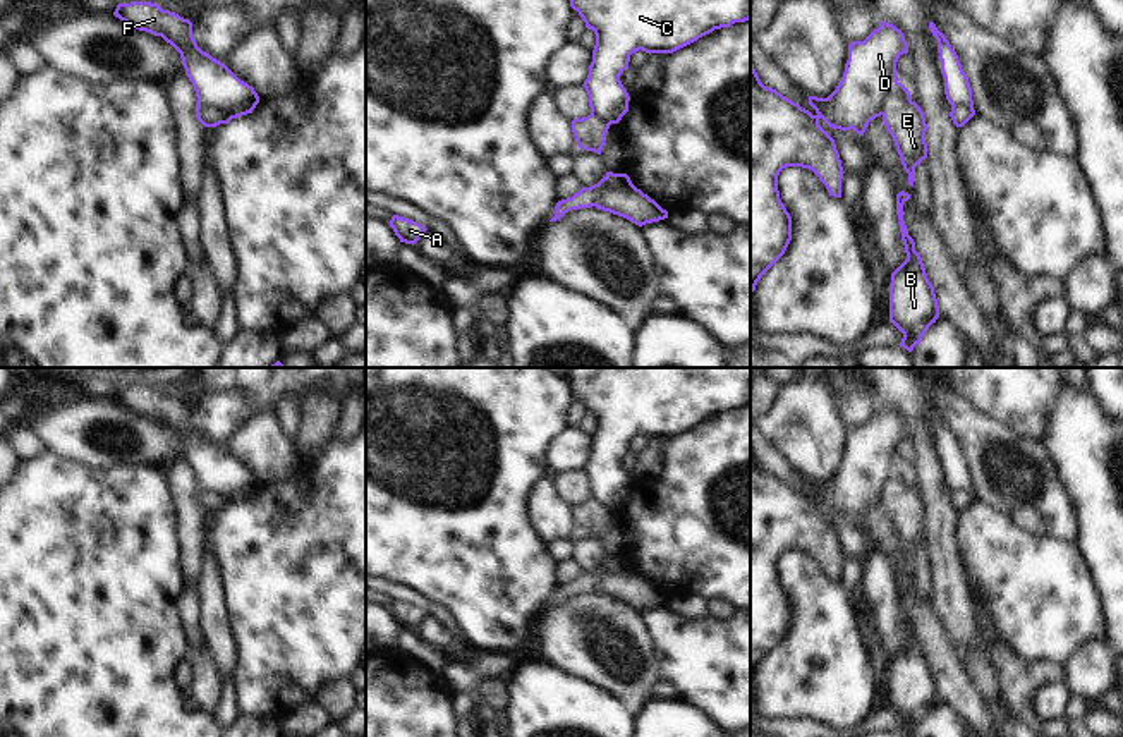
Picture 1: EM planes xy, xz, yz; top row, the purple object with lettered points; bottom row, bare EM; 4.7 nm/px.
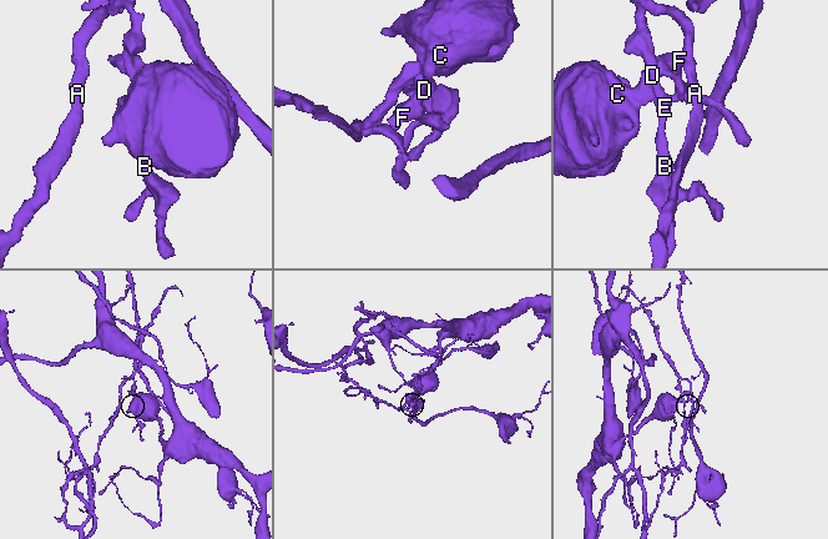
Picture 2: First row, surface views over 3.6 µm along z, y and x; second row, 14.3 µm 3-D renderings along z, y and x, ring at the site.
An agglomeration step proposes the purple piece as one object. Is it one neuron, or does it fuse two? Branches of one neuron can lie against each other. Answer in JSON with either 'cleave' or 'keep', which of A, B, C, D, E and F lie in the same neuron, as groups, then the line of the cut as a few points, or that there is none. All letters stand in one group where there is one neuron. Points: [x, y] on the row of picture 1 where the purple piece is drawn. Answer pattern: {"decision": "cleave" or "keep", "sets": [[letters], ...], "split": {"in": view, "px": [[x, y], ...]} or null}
{"decision": "cleave", "sets": [["A", "B", "E"], ["C", "D", "F"]], "split": {"in": "yz", "px": [[897, 81], [886, 95], [881, 114]]}}

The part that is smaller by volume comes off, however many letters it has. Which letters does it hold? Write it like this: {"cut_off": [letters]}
{"cut_off": ["A", "B", "E"]}

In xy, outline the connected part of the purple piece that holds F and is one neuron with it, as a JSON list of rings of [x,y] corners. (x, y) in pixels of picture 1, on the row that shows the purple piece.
[[[151,2],[118,3],[113,15],[139,31],[161,36],[180,53],[197,103],[222,110],[230,119],[252,113],[259,103],[252,86],[240,81],[225,64],[197,46],[189,19],[163,10],[160,3]]]

